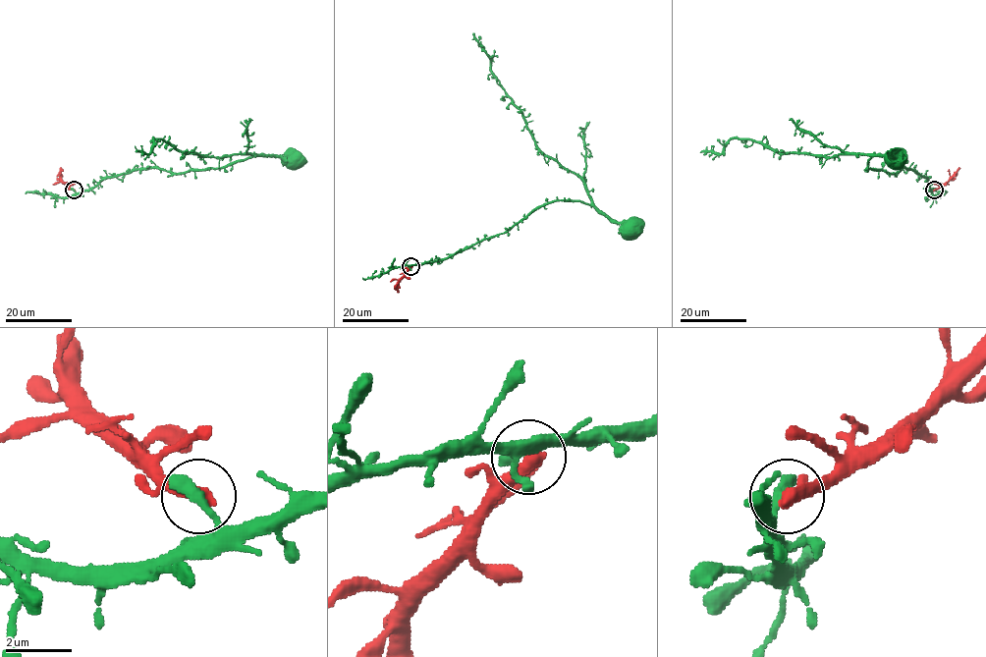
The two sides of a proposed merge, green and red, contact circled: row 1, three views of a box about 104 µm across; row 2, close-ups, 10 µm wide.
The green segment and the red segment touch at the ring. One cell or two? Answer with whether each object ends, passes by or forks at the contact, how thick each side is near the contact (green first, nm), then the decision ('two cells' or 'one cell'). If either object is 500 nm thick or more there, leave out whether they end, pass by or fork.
green ends; red ends; calibres 440 and 480 nm; two cells

